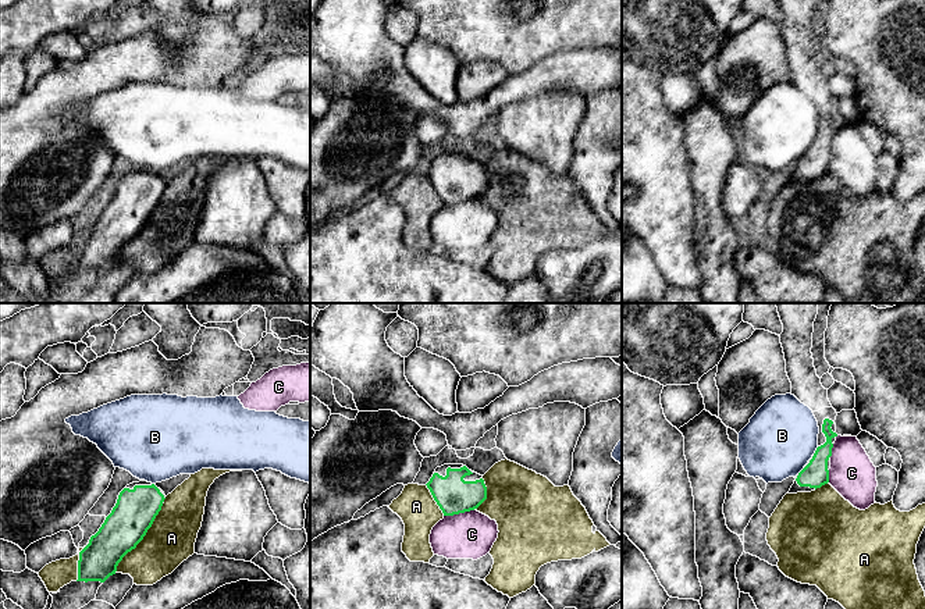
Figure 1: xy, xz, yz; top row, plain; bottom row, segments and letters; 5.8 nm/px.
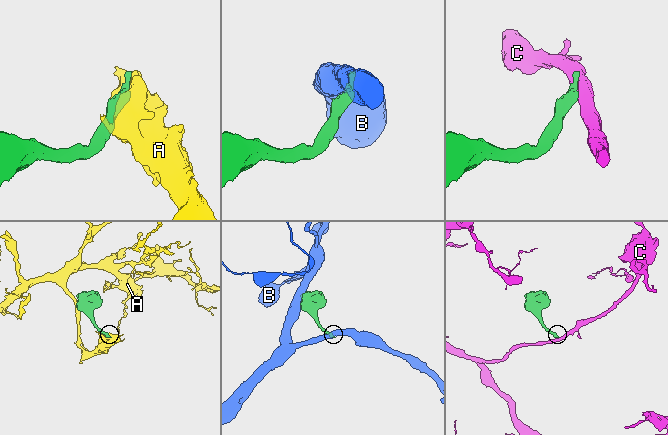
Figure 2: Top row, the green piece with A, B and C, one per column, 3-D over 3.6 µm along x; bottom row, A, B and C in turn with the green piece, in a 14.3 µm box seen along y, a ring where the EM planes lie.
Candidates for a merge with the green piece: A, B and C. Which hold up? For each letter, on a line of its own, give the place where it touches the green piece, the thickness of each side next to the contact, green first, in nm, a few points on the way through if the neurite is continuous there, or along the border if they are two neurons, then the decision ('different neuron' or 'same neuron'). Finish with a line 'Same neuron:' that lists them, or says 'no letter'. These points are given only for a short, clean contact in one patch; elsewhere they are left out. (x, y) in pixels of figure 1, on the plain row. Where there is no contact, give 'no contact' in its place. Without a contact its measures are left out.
A: contact xy (142, 227); calibres 240 and 280 nm; different neuron
B: contact yz (815, 139); calibres 150 and 400 nm; different neuron
C: contact xz (458, 202); calibres 220 and 280 nm; border xz (473, 198), (444, 205); different neuron
Same neuron: no letter

